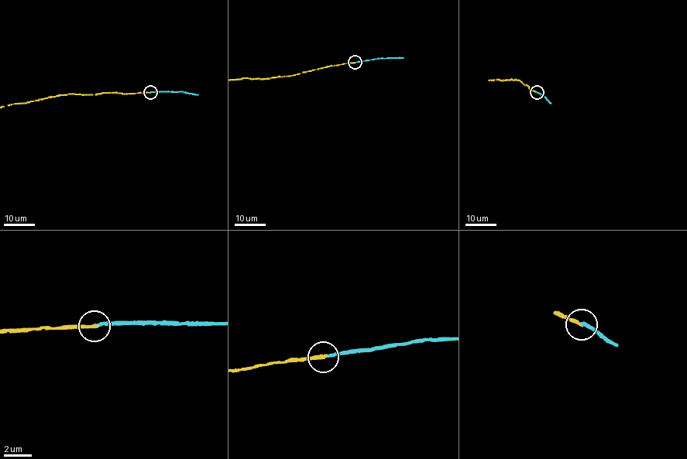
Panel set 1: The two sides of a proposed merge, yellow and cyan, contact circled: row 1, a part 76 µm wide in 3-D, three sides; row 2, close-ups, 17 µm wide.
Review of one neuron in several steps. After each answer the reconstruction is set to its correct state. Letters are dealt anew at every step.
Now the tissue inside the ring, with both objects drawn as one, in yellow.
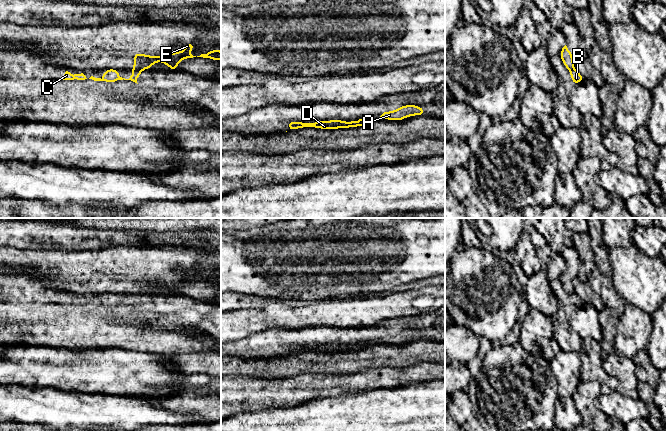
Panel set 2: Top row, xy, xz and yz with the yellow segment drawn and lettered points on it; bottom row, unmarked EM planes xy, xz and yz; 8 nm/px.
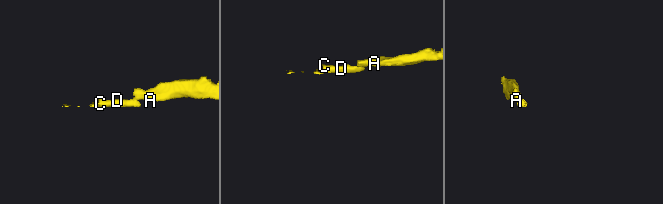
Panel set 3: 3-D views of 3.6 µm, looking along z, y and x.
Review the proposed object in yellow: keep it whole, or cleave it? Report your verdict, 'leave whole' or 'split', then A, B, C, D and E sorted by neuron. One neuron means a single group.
split | A E / B C D

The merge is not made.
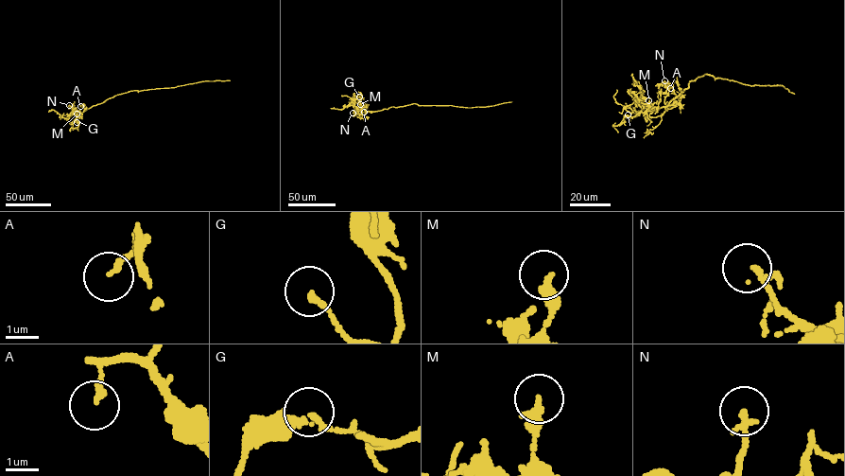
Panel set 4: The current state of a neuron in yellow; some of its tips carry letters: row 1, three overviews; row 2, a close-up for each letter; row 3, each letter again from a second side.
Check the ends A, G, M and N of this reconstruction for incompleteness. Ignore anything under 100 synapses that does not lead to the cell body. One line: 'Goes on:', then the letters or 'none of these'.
Goes on: none of these

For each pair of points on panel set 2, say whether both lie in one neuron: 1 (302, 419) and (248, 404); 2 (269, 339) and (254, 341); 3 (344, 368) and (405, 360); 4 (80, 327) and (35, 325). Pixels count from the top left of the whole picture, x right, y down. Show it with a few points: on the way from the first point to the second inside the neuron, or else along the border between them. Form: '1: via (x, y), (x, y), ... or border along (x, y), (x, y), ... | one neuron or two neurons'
1: border along (288, 405), (242, 411) | two neurons
2: via (265, 341), (258, 341) | one neuron
3: via (359, 360), (365, 358), (390, 358) | one neuron
4: via (69, 327), (46, 325) | one neuron

